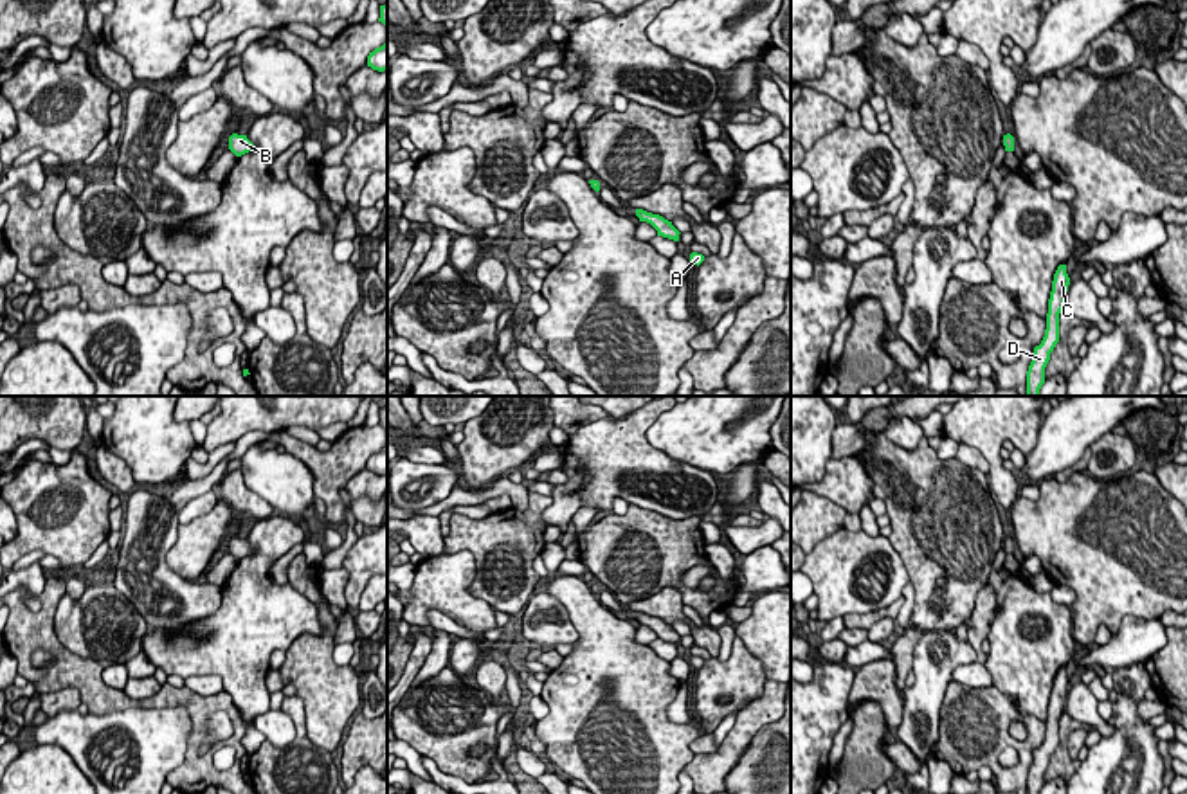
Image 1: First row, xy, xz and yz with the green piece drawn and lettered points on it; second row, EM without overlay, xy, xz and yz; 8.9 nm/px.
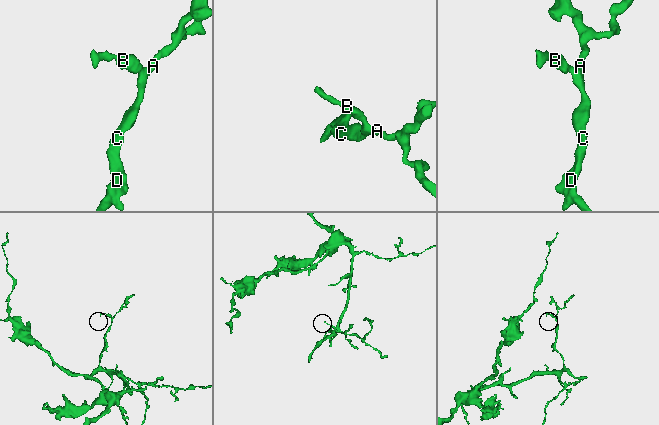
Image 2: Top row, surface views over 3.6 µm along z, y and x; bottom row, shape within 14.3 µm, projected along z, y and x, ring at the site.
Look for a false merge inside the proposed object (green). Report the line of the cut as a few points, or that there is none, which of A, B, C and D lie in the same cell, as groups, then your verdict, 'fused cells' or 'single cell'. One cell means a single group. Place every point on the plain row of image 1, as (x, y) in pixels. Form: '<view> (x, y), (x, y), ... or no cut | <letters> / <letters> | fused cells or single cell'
no cut | A B C D | single cell

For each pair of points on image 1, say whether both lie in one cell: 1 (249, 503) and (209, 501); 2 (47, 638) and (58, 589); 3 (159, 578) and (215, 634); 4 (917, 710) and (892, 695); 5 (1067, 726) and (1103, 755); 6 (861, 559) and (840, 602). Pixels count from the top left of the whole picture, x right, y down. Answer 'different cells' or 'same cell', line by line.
1: same cell
2: same cell
3: different cells
4: different cells
5: different cells
6: same cell

